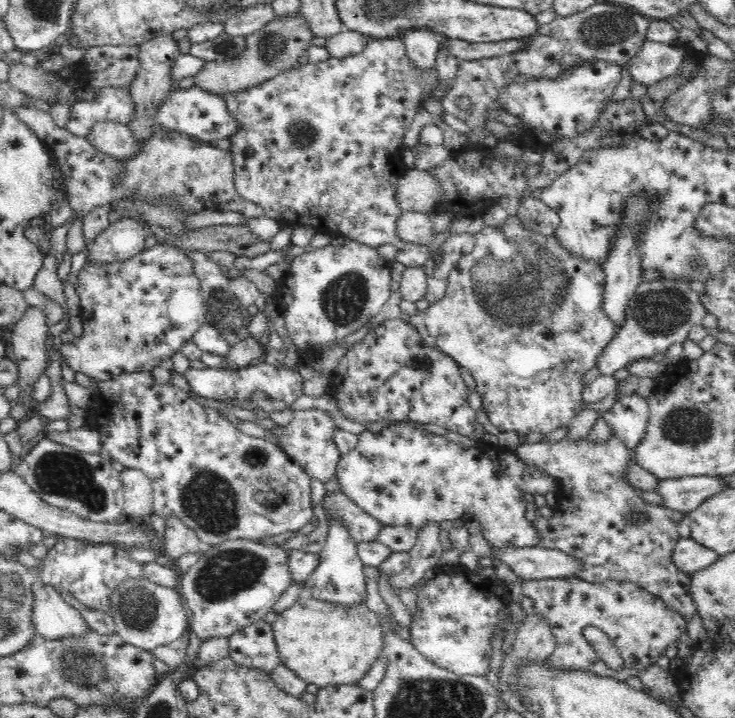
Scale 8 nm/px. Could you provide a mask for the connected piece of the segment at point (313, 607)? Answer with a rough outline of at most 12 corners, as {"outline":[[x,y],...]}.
{"outline":[[303,594],[271,627],[279,659],[319,688],[357,684],[378,614]]}

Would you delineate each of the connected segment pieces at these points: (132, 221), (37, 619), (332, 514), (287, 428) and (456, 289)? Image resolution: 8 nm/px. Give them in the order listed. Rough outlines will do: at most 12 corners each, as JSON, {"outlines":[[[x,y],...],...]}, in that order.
{"outlines":[[[134,217],[110,223],[86,246],[87,264],[116,263],[142,252]],[[31,584],[38,636],[72,639],[89,629],[54,585]],[[328,491],[321,512],[354,541],[374,541],[381,522],[344,491]],[[317,409],[272,422],[274,442],[310,478],[334,478],[333,420]],[[517,214],[409,323],[500,432],[582,409],[604,271]]]}

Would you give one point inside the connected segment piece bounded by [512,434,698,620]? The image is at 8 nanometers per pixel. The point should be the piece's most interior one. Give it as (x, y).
(601, 521)

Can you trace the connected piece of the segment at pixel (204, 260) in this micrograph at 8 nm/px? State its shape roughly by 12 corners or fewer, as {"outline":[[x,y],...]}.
{"outline":[[185,251],[199,278],[205,322],[234,346],[252,316],[208,253]]}

